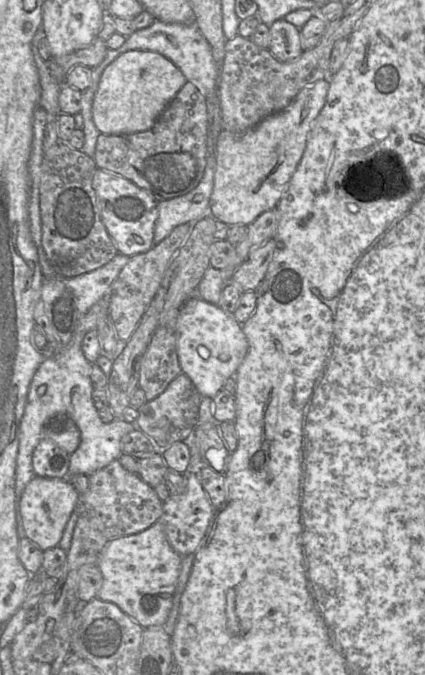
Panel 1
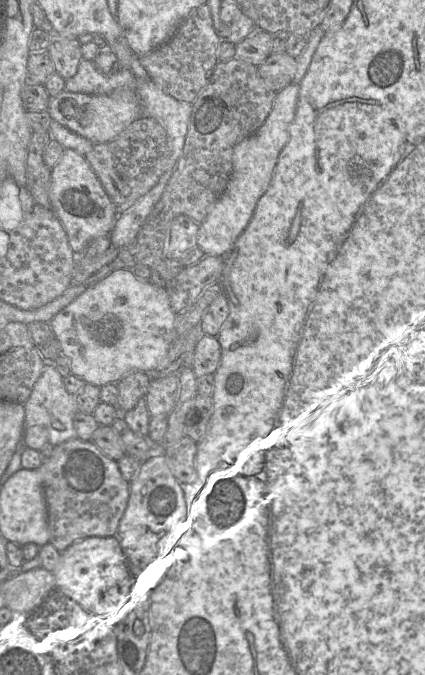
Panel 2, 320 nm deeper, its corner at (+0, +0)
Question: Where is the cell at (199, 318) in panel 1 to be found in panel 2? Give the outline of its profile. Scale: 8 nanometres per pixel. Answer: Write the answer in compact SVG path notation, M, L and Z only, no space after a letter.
M120 269L111 272L94 285L89 285L81 295L58 312L49 324L60 341L63 355L71 359L72 374L87 384L103 387L117 383L134 371L156 372L170 350L175 319L176 314L171 308L165 287L149 281L140 282L131 269Z

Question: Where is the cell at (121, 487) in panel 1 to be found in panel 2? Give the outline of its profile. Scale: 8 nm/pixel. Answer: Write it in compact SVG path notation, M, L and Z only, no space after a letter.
M78 438L54 447L51 457L39 468L48 509L51 544L63 554L74 543L90 537L116 538L119 523L130 497L130 483L122 476L118 463L106 456L92 441Z

